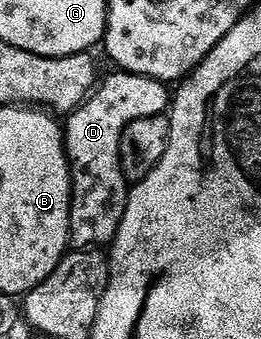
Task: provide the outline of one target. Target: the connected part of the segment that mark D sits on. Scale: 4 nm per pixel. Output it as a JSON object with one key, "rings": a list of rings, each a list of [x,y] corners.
{"rings":[[[113,72],[81,106],[68,115],[63,130],[65,150],[73,175],[73,198],[69,209],[69,242],[76,250],[110,245],[119,232],[126,210],[129,181],[121,166],[121,133],[140,118],[165,114],[171,106],[171,90],[154,78]]]}

